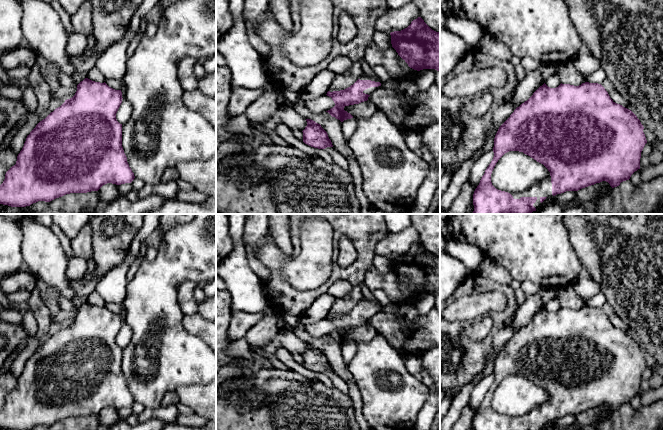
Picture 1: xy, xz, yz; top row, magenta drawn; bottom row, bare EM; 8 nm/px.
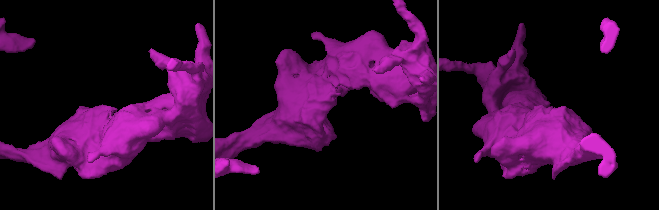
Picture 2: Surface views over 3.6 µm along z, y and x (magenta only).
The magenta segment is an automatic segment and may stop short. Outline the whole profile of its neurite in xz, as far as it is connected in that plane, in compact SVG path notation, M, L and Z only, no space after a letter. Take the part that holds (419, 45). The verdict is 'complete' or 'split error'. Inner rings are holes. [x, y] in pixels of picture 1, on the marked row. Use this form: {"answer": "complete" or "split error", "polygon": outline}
{"answer": "complete", "polygon": "M421 17L401 30L390 33L392 47L398 55L414 70L435 69L440 72L440 33L432 30Z"}

